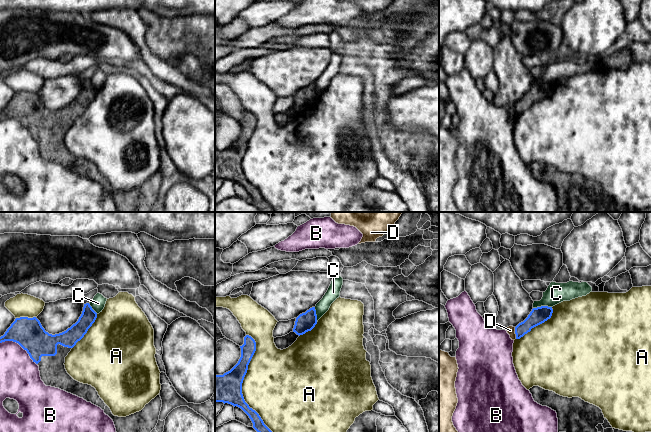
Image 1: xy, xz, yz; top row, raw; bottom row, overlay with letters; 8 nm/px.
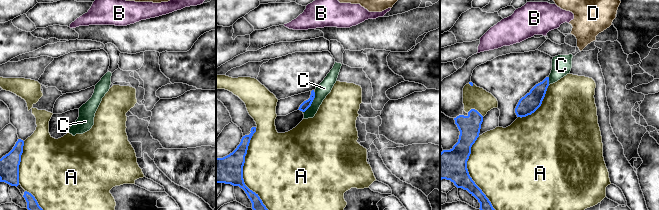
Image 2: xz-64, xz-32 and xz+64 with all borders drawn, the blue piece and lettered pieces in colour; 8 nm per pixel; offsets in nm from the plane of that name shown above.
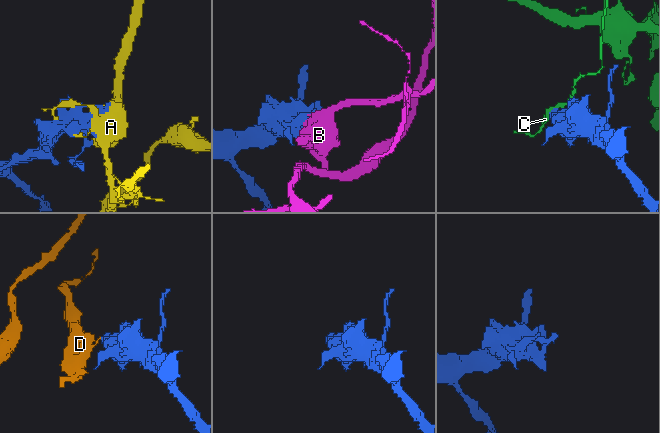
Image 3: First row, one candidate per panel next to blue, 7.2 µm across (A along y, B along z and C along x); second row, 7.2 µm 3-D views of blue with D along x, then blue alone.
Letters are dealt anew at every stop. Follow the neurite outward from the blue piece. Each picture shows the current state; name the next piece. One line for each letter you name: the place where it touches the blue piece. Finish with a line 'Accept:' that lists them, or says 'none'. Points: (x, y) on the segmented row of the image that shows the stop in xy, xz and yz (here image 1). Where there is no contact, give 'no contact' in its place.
Accept: none

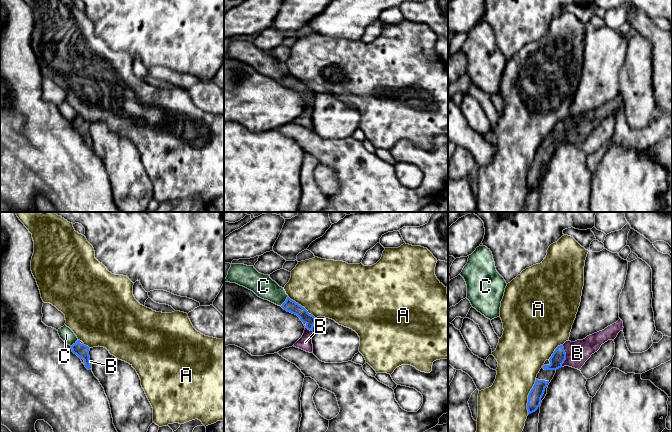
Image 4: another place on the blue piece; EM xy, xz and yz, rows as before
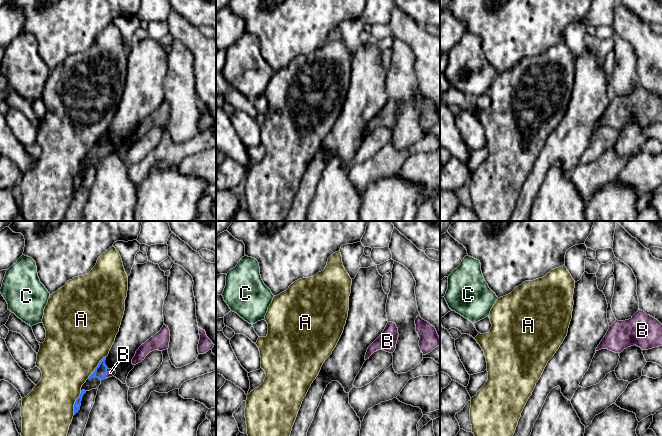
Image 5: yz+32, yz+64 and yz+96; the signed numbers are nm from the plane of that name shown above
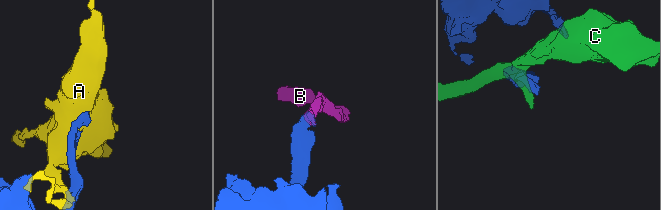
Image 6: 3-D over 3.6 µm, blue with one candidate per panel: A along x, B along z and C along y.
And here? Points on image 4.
B: contact yz (565, 356)
Accept: B

